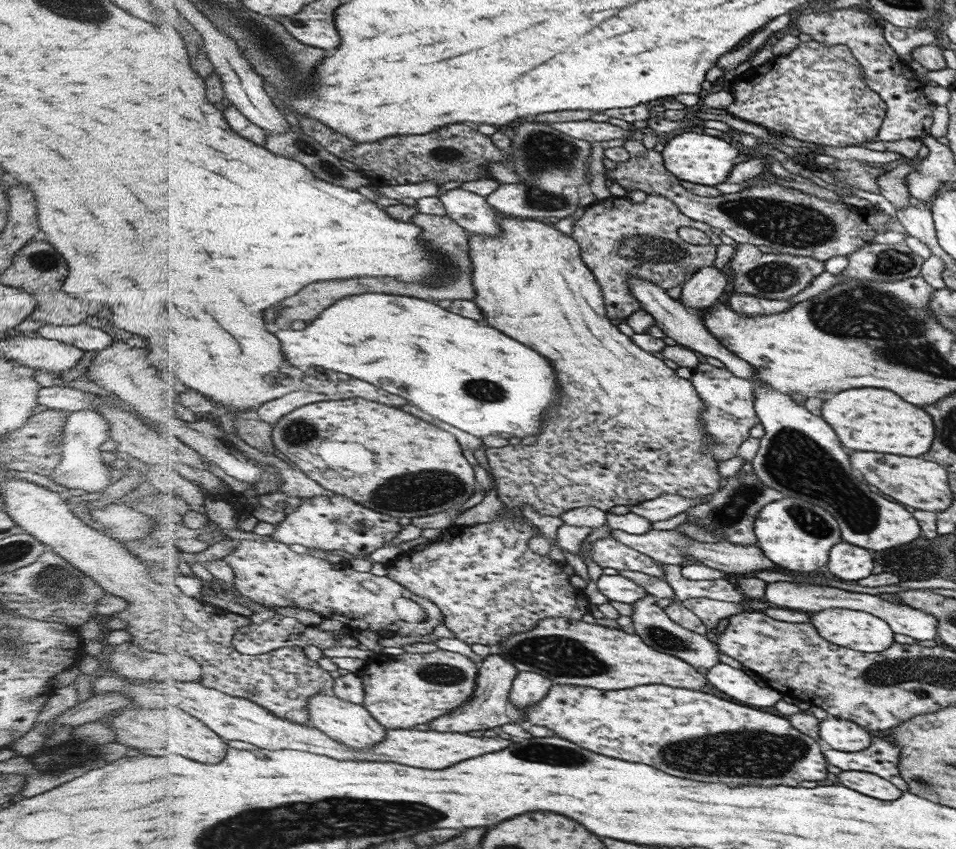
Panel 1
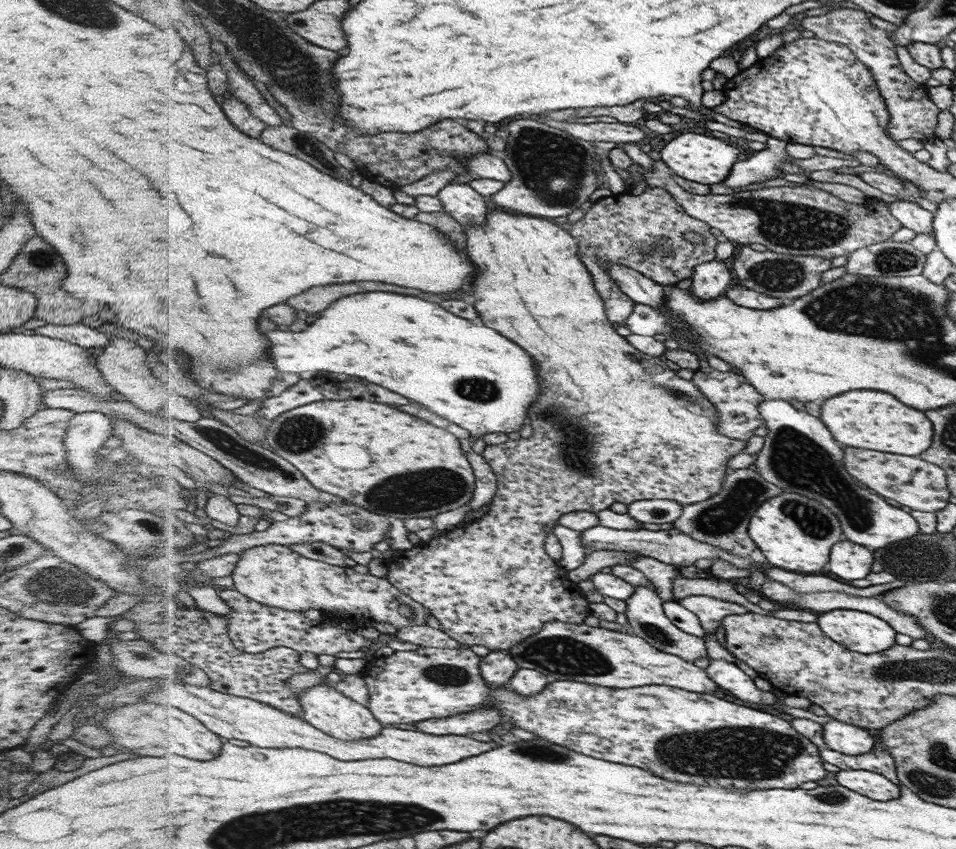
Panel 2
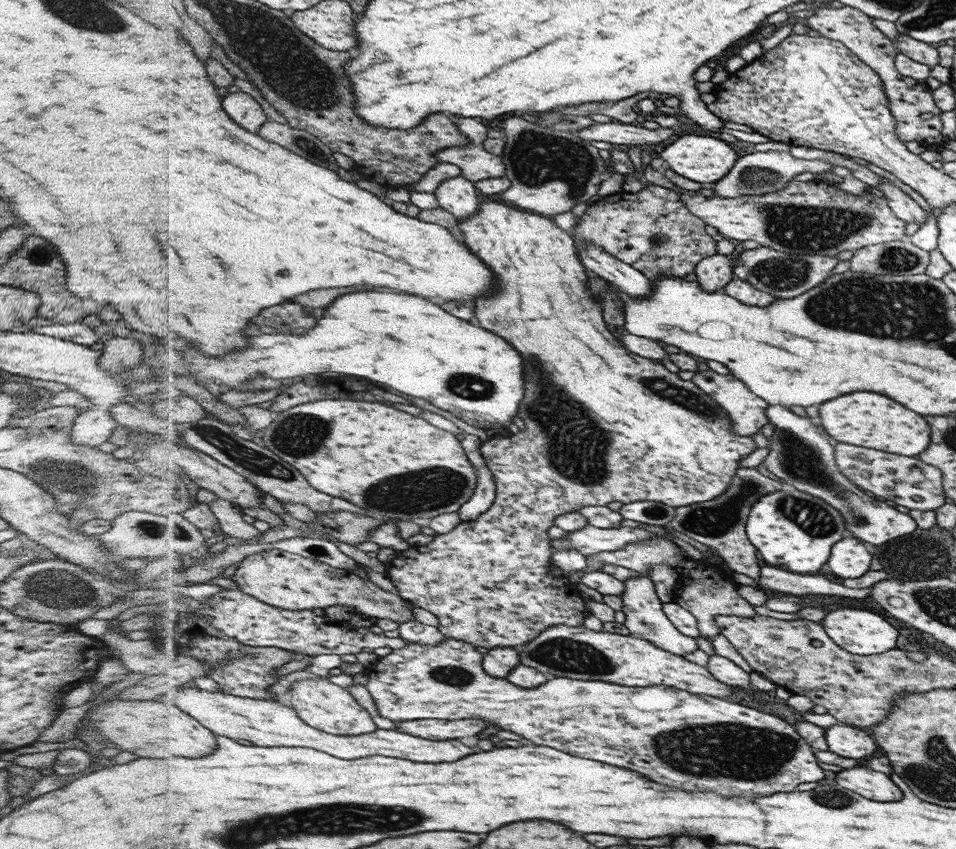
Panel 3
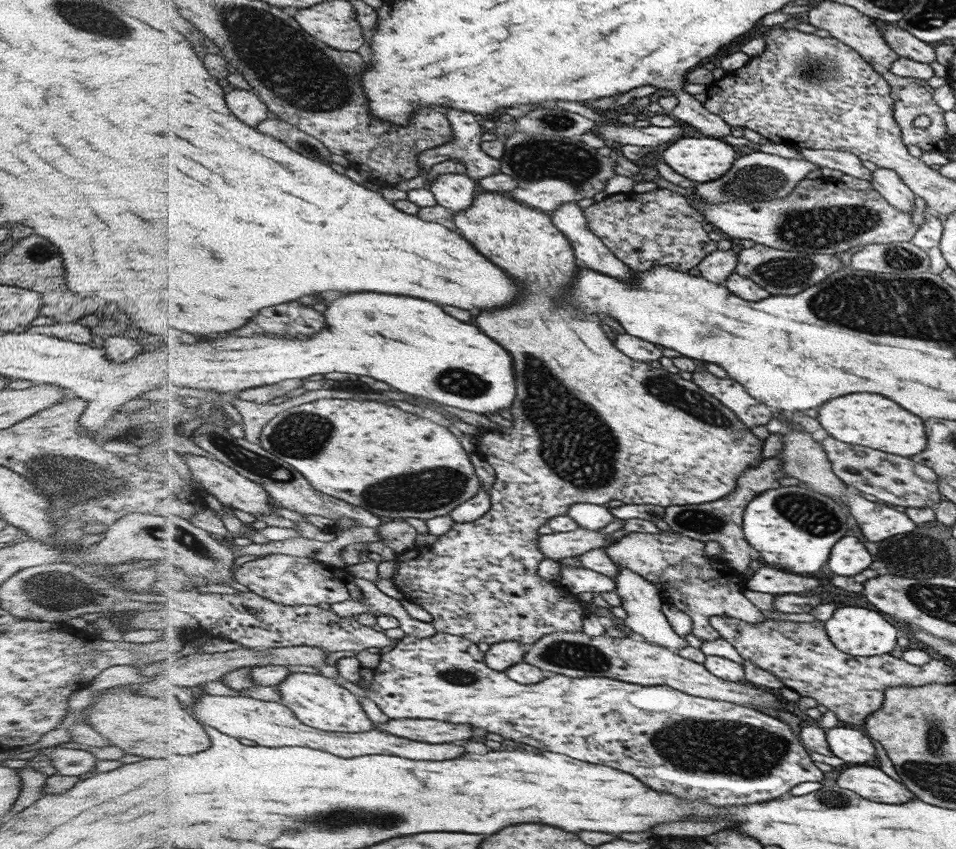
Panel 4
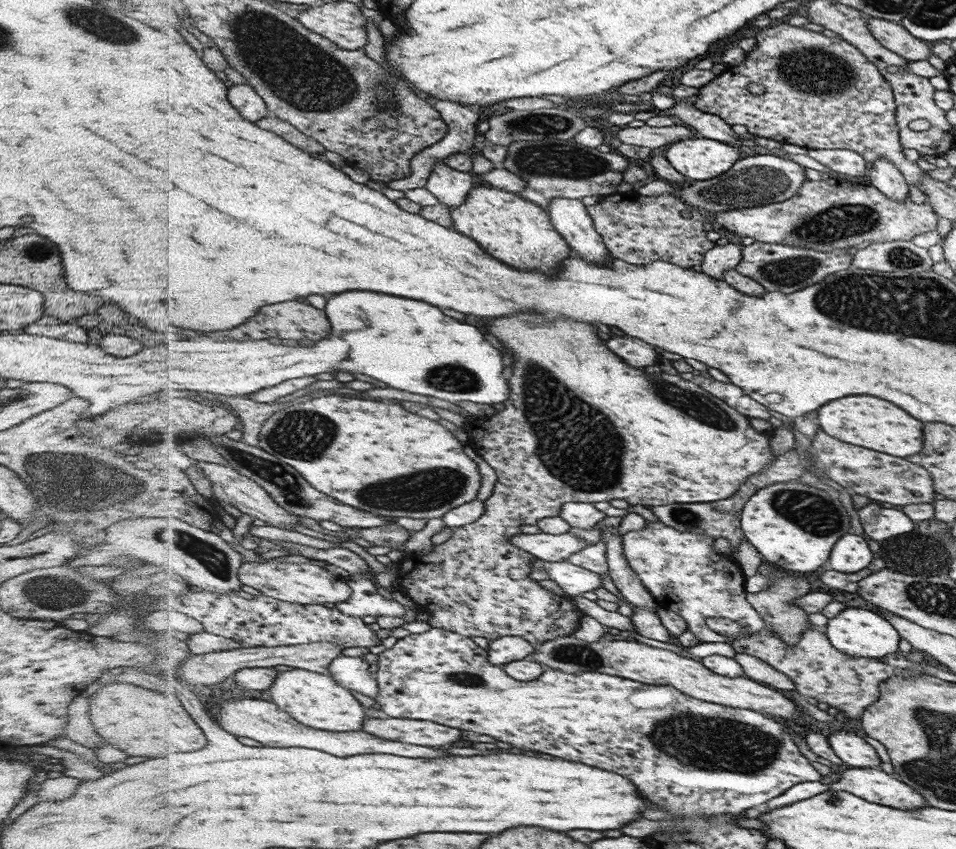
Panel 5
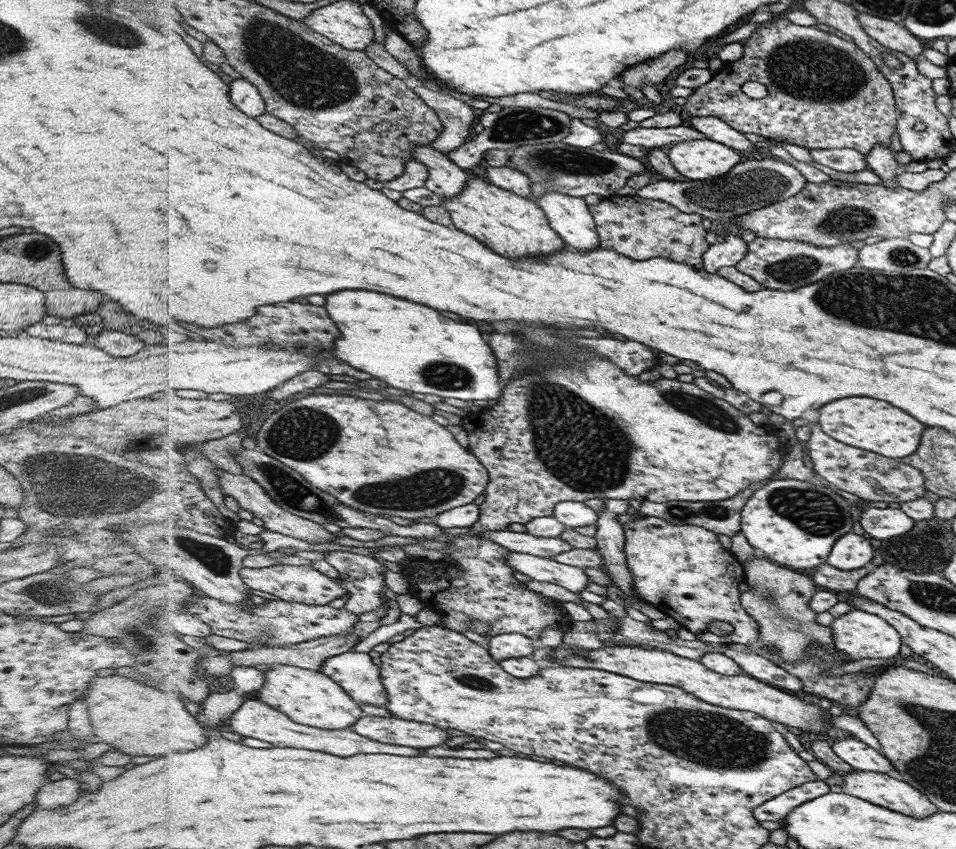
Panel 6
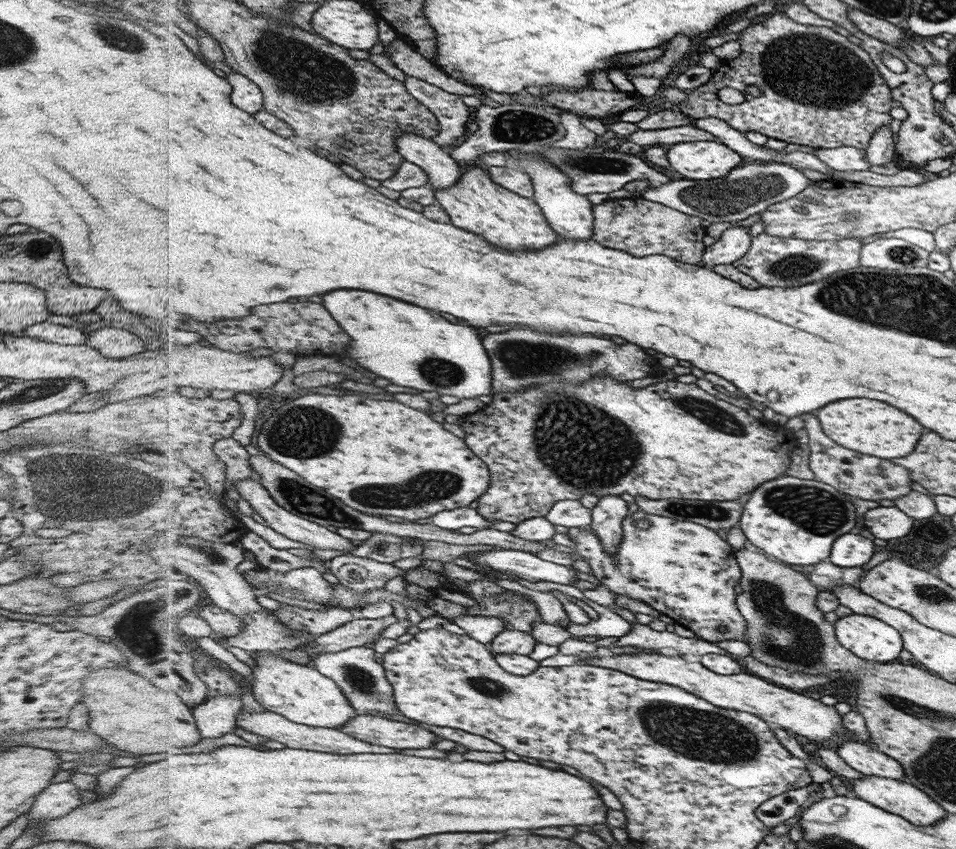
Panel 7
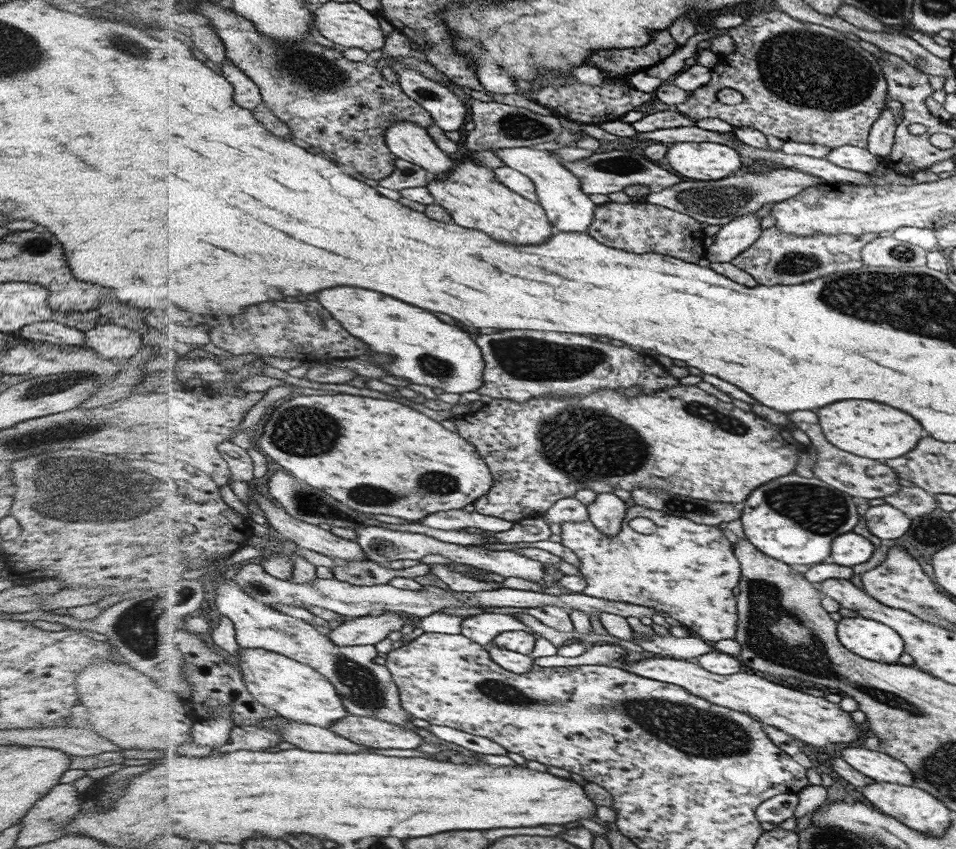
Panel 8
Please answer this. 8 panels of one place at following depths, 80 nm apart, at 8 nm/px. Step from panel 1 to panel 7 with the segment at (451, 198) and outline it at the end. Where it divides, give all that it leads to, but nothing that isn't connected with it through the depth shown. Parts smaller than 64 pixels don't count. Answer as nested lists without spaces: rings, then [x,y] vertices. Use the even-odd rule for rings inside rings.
[[[412,131],[405,133],[398,140],[399,151],[408,161],[423,170],[433,190],[446,188],[458,182],[463,173],[462,165],[451,157],[450,149],[442,148],[430,138],[412,134]]]

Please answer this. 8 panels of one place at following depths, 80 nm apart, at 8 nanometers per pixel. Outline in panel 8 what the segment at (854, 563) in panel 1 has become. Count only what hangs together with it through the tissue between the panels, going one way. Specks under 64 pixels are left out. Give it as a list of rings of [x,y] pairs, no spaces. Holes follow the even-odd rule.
[[[852,531],[852,534],[842,534],[840,538],[836,538],[836,546],[832,546],[832,560],[834,564],[852,567],[866,562],[872,552],[872,542]]]

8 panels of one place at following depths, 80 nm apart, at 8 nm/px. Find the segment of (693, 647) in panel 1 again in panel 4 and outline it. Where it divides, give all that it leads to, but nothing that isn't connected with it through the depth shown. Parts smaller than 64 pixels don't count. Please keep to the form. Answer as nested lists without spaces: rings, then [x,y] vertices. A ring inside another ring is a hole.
[[[617,565],[617,575],[613,578],[616,582],[615,592],[621,598],[621,606],[626,611],[626,620],[623,620],[624,629],[632,634],[633,637],[656,643],[658,646],[679,651],[688,646],[685,637],[678,636],[668,623],[668,619],[661,611],[663,605],[662,596],[659,594],[658,586],[654,586],[648,579],[642,578],[635,571],[624,566]]]

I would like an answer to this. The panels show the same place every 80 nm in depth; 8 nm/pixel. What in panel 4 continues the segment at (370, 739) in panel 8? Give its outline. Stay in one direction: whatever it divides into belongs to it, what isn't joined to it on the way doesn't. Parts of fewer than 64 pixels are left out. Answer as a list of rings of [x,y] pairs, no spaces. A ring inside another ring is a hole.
[[[413,718],[389,719],[386,723],[378,724],[378,728],[402,738],[432,744],[466,740],[472,737],[474,729],[467,724],[448,724],[438,720]]]

